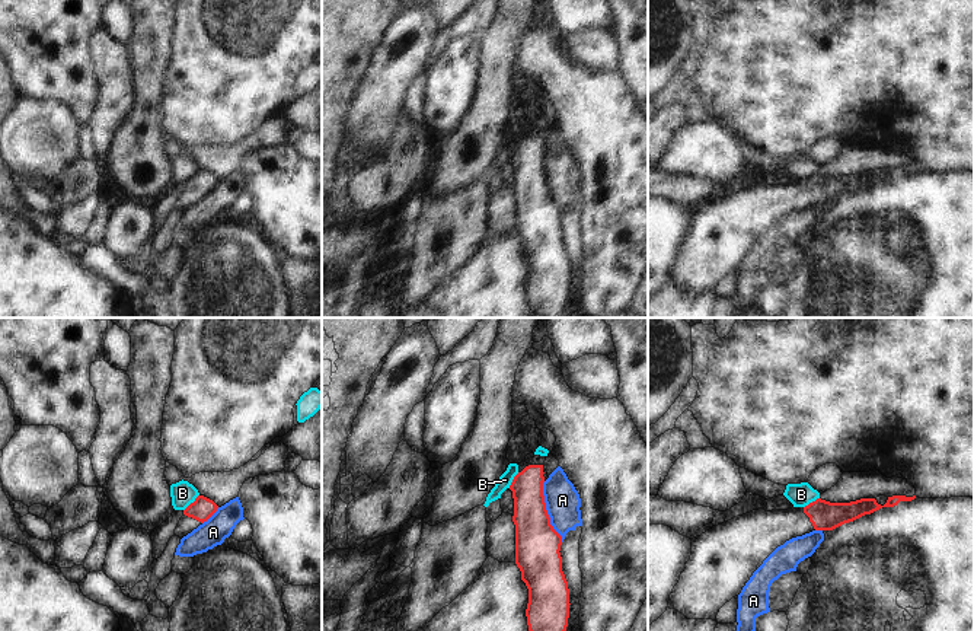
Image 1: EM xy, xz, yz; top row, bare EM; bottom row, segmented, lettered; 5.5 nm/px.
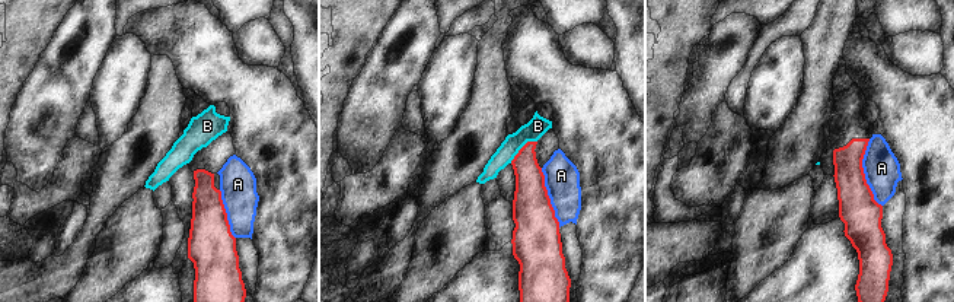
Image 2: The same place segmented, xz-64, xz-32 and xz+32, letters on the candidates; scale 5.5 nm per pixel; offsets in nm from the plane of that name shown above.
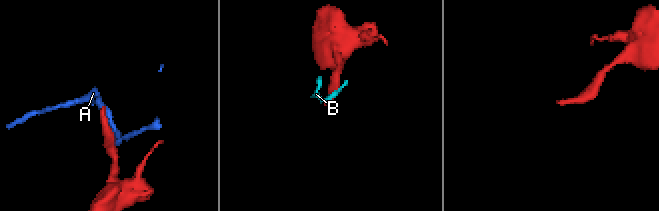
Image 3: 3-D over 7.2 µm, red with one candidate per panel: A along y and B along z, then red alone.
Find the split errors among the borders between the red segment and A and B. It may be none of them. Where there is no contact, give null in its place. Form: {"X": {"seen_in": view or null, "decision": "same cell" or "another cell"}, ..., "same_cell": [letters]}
{"A": {"seen_in": "xz", "decision": "another cell"}, "B": {"seen_in": "xy", "decision": "another cell"}, "same_cell": []}

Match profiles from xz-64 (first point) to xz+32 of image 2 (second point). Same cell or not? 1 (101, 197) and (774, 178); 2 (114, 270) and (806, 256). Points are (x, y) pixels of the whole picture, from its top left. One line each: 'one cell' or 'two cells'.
1: one cell
2: two cells

